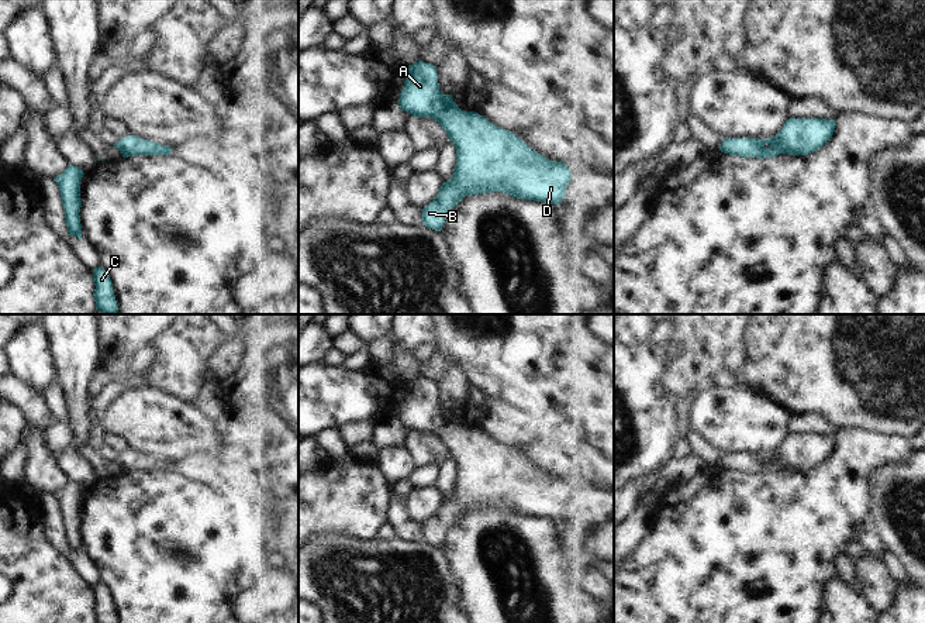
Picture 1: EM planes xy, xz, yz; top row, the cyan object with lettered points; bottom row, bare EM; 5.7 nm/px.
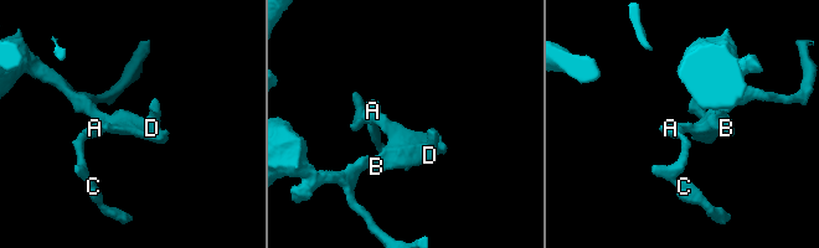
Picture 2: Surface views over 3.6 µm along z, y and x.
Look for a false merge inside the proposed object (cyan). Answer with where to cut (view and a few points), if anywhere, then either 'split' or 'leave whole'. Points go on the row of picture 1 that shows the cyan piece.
no cut; leave whole

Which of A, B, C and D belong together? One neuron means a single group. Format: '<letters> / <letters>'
A B C D

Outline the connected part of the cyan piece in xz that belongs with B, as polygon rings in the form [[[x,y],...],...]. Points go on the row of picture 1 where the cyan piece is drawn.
[[[418,61],[404,70],[405,82],[398,106],[414,117],[429,117],[441,124],[456,148],[456,165],[436,197],[422,209],[425,227],[441,231],[449,211],[465,196],[503,192],[517,199],[560,204],[572,179],[565,162],[549,161],[529,148],[514,132],[500,128],[474,111],[460,110],[452,94],[439,92],[436,66]]]

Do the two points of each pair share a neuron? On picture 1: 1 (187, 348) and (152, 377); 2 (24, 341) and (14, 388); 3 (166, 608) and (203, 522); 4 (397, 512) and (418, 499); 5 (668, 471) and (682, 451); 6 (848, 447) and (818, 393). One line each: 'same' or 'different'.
1: same
2: different
3: same
4: different
5: different
6: different

